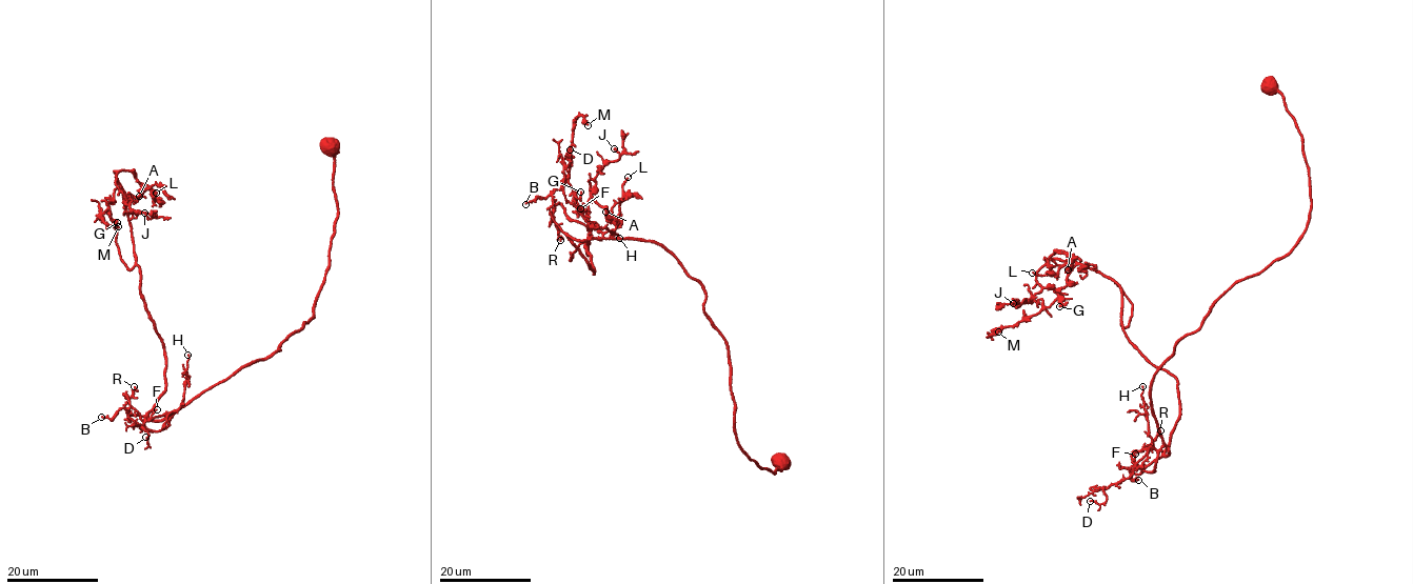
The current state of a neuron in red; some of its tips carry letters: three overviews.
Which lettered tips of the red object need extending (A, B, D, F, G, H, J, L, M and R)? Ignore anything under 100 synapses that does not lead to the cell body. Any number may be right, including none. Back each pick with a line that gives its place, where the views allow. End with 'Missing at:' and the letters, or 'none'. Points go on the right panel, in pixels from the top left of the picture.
Missing at: none

